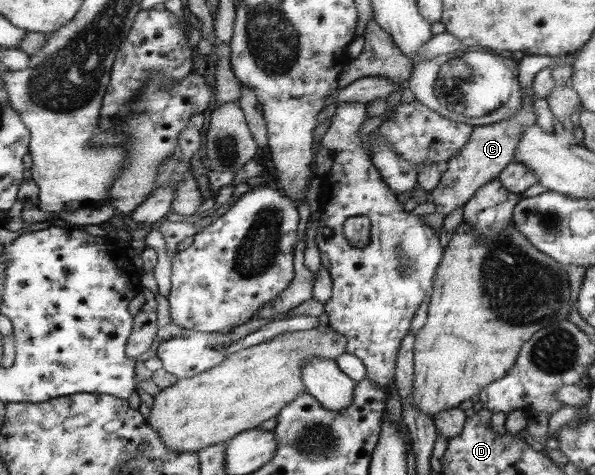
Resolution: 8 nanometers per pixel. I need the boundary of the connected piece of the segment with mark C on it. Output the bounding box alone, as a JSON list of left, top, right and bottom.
[431,89,536,216]

